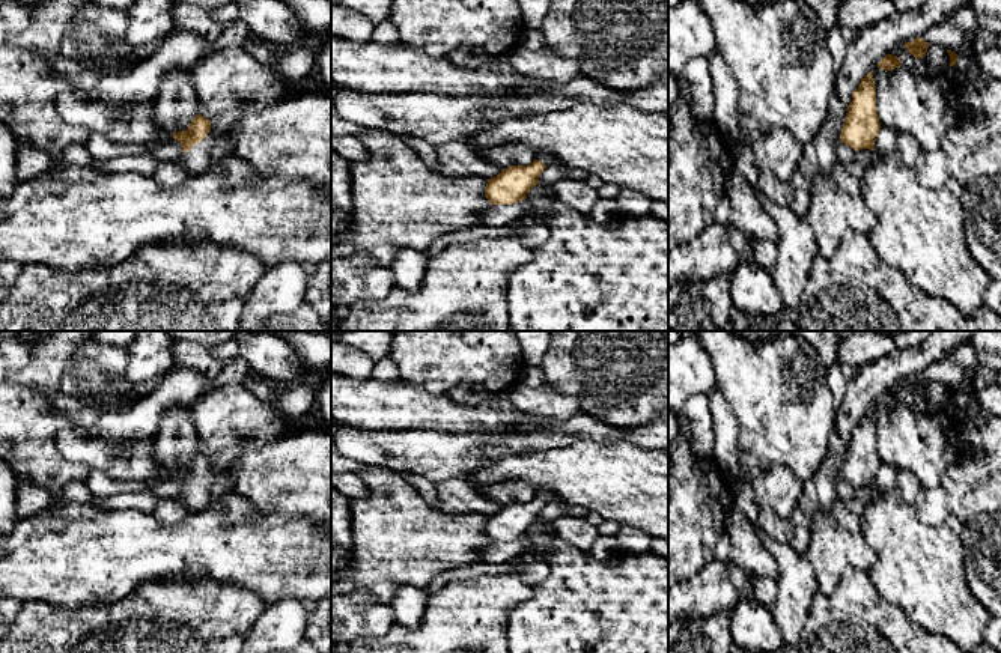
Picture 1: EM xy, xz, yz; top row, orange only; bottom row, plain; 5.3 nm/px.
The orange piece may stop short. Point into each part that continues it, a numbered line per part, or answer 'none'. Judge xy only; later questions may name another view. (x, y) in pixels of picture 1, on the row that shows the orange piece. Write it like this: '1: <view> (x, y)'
1: xy (196, 161)

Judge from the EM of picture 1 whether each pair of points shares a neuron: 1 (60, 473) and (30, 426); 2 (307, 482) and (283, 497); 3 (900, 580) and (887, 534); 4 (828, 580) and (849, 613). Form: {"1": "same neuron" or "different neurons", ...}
{"1": "same neuron", "2": "same neuron", "3": "same neuron", "4": "different neurons"}

